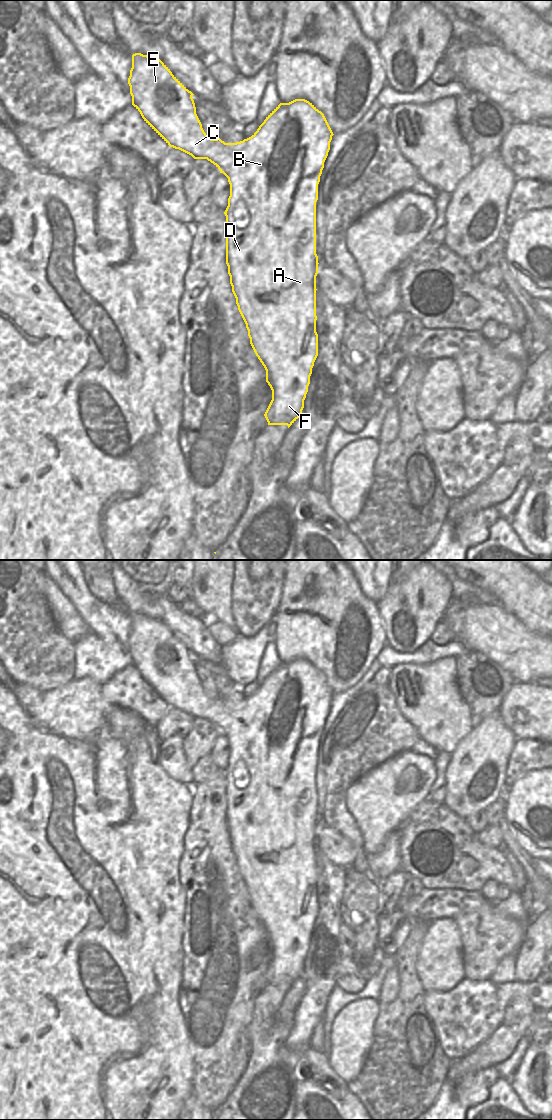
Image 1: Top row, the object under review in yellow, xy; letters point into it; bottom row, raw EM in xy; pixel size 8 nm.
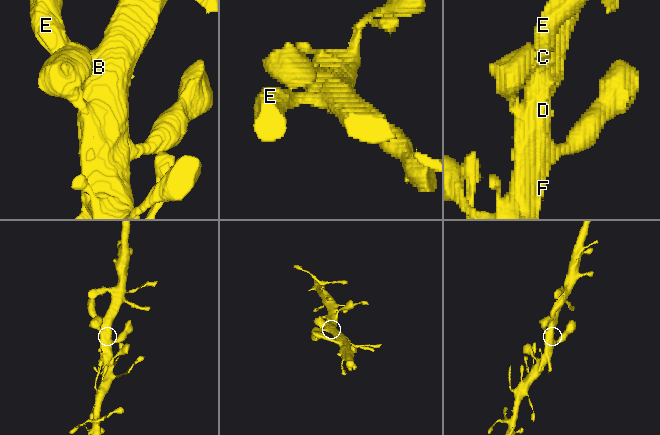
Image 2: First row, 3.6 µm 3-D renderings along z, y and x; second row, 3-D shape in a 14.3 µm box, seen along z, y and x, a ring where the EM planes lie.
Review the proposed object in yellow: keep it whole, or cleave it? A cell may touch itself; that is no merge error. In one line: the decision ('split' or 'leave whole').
leave whole

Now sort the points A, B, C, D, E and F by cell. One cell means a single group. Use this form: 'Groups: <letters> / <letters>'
Groups: A B C D E F

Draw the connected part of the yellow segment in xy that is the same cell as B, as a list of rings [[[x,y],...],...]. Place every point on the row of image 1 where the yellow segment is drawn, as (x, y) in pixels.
[[[141,53],[132,55],[132,68],[128,78],[132,105],[140,112],[144,121],[170,146],[179,149],[194,159],[207,159],[213,163],[227,178],[230,184],[226,216],[226,264],[230,276],[232,292],[236,298],[238,310],[246,324],[250,344],[266,370],[266,382],[272,390],[272,400],[264,414],[268,425],[287,425],[288,428],[301,416],[304,400],[310,384],[310,376],[314,362],[318,356],[318,334],[316,332],[316,276],[318,274],[318,256],[316,254],[316,202],[318,200],[318,184],[324,168],[324,162],[330,150],[330,142],[334,135],[324,114],[305,99],[295,99],[289,103],[280,103],[249,138],[236,143],[225,143],[219,137],[211,139],[203,130],[196,114],[196,107],[189,91],[160,60]]]

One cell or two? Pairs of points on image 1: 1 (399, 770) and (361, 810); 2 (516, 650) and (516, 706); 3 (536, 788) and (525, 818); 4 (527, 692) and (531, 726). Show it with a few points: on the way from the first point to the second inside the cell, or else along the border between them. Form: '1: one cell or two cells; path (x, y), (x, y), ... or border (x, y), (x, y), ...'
1: one cell; path (391, 780), (371, 800)
2: two cells; border (514, 682), (531, 683)
3: one cell; path (536, 795), (536, 801), (527, 811)
4: one cell; path (527, 700), (527, 709), (531, 713), (531, 718)

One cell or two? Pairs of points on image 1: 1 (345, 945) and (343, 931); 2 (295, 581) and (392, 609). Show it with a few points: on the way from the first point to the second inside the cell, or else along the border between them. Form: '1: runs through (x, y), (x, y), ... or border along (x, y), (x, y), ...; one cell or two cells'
1: runs through (345, 942), (345, 934); one cell
2: border along (375, 603), (383, 628); two cells

